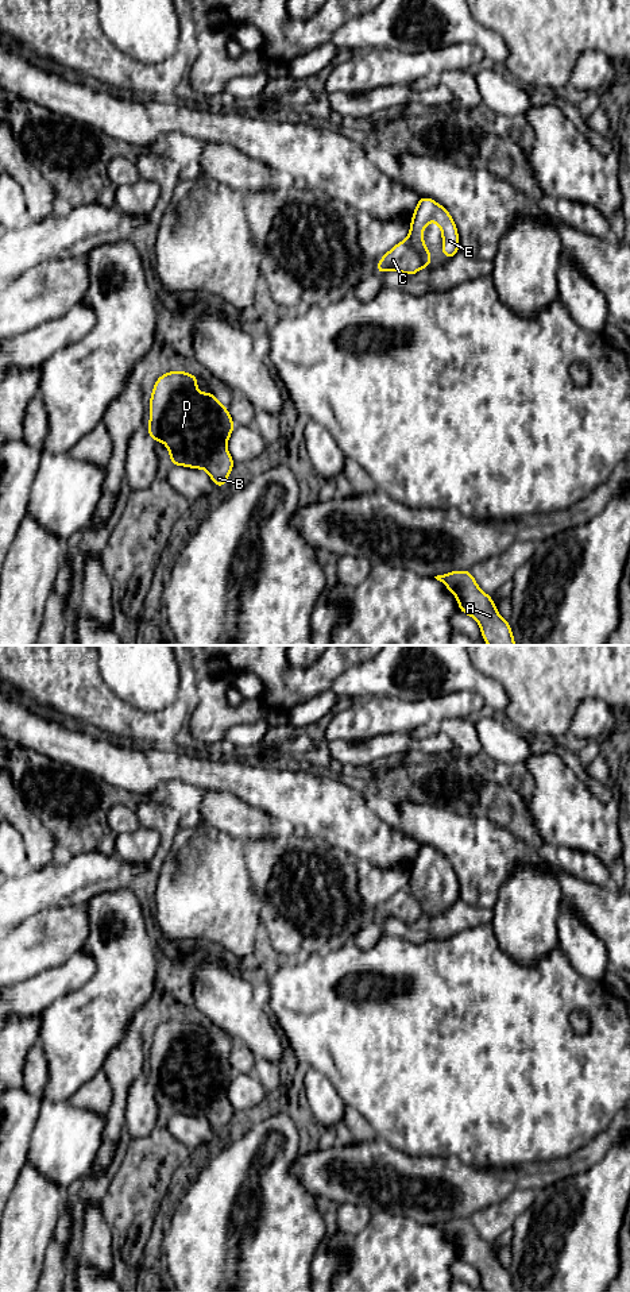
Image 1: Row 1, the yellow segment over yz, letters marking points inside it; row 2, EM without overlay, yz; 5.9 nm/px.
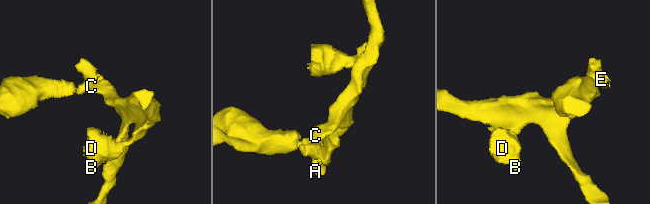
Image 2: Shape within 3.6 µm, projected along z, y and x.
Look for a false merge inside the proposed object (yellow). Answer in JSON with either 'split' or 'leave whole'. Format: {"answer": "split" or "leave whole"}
{"answer": "split"}

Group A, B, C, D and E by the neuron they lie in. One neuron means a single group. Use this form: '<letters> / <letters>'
A B C D / E

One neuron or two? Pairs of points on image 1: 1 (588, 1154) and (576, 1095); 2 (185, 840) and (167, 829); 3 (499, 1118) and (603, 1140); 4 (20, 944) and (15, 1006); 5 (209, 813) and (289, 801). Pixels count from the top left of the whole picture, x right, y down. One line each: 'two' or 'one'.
1: two
2: two
3: two
4: two
5: two

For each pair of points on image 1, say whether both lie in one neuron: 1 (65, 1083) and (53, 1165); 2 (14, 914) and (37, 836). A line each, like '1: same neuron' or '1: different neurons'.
1: different neurons
2: different neurons

